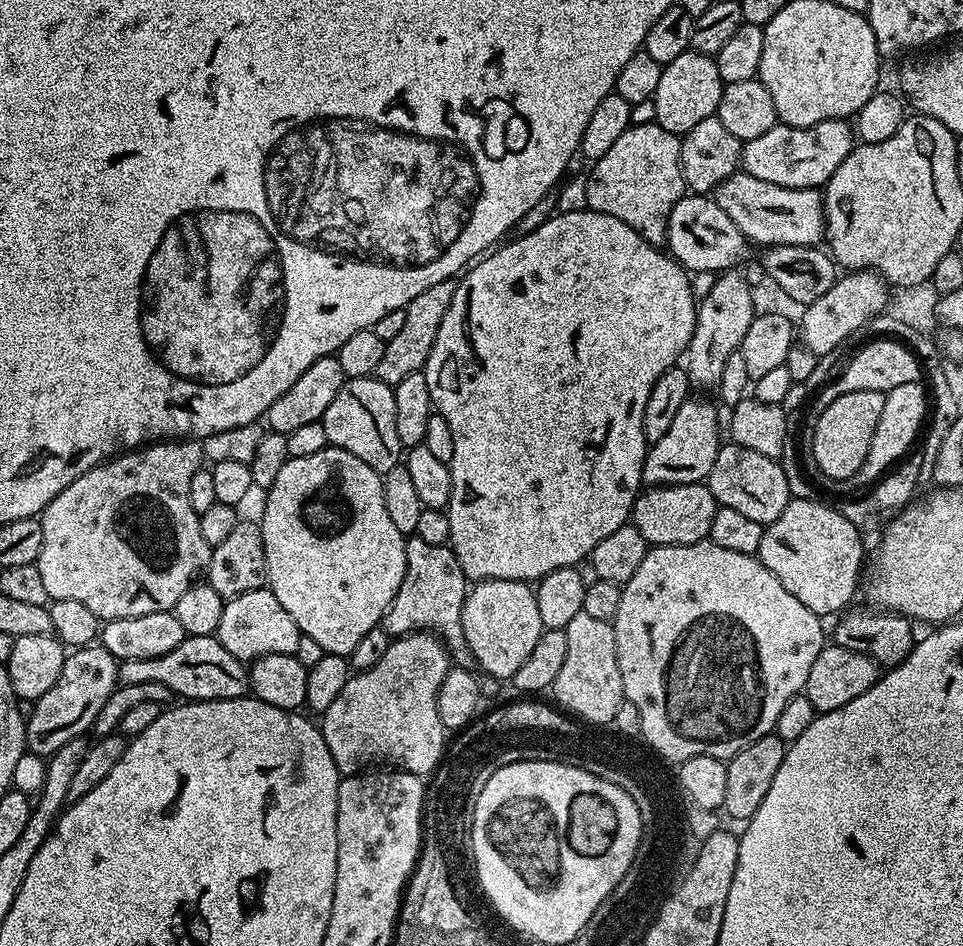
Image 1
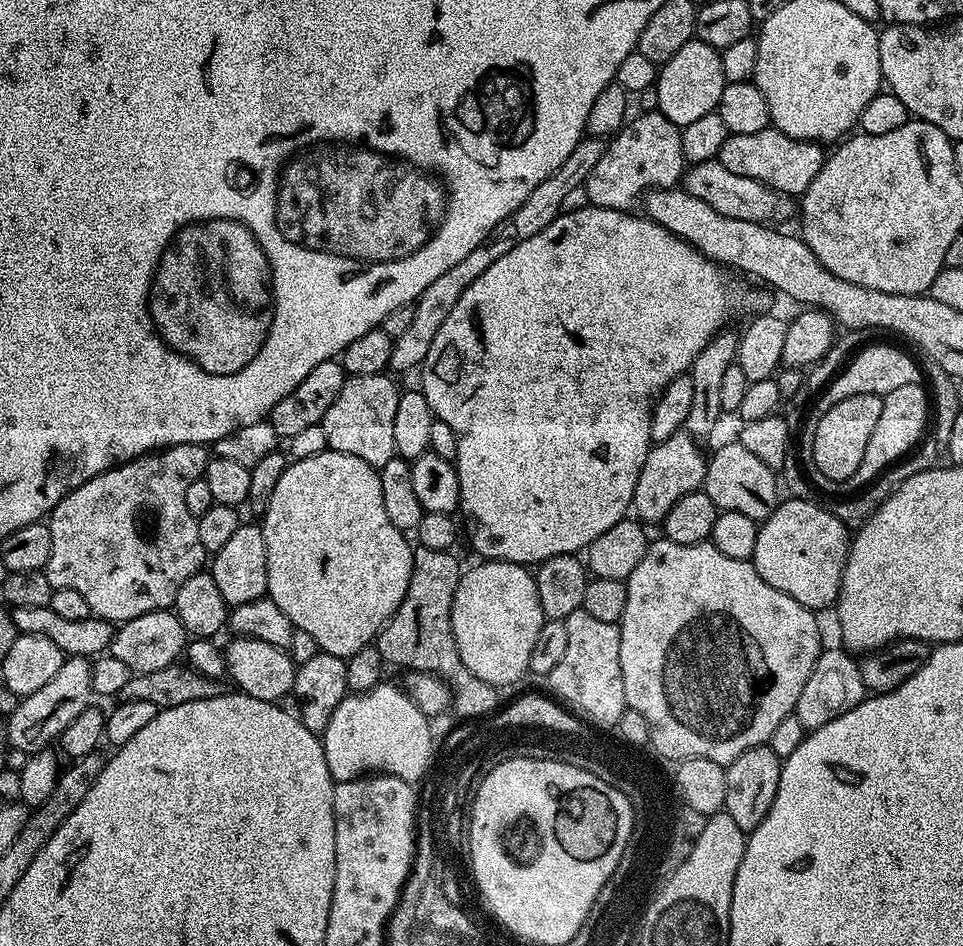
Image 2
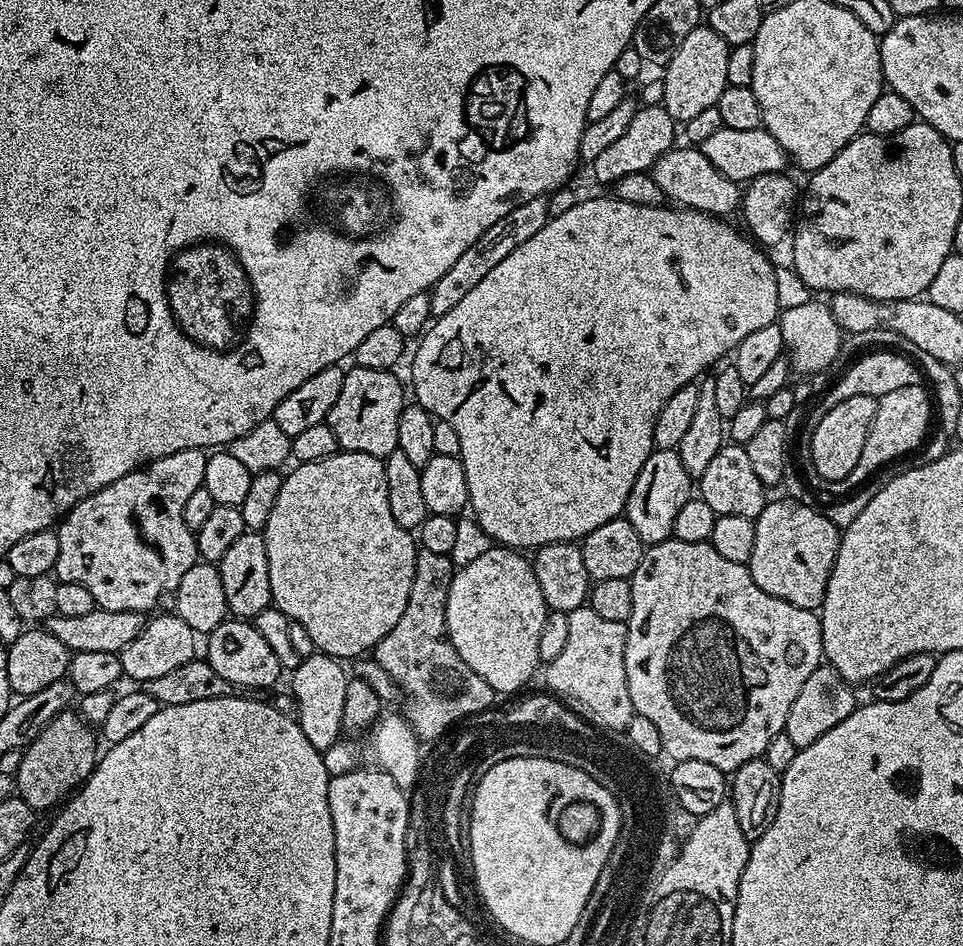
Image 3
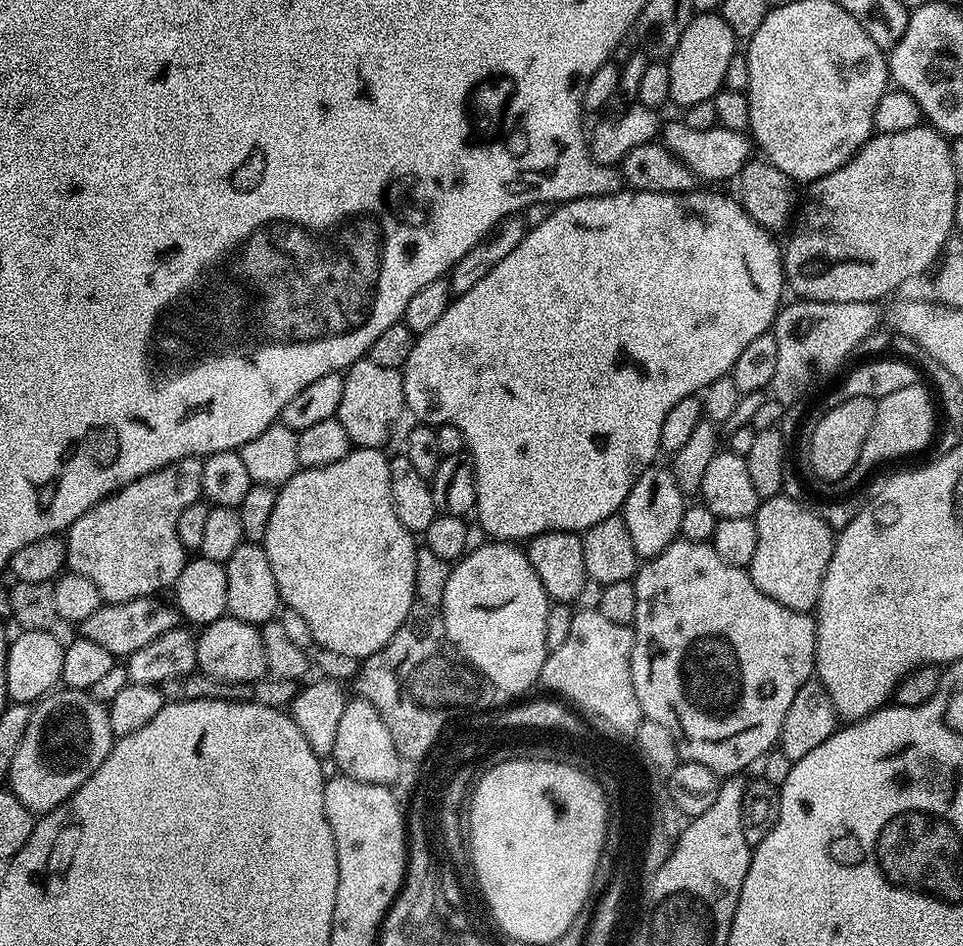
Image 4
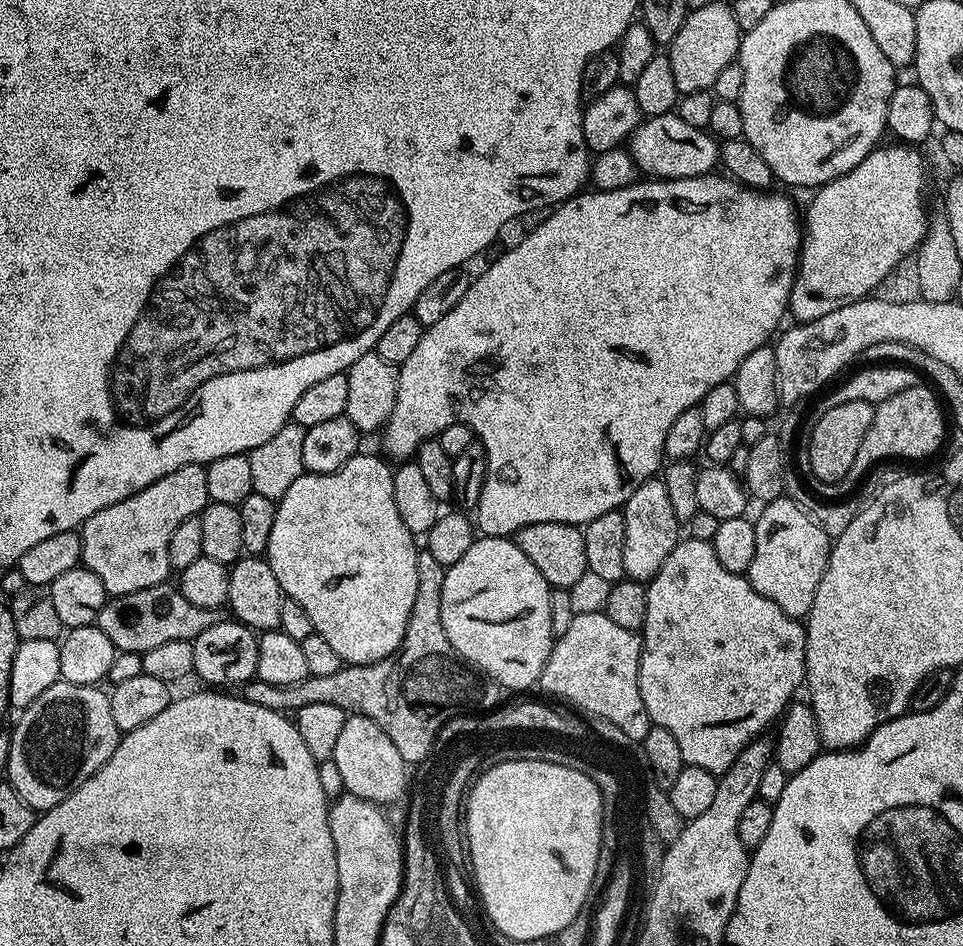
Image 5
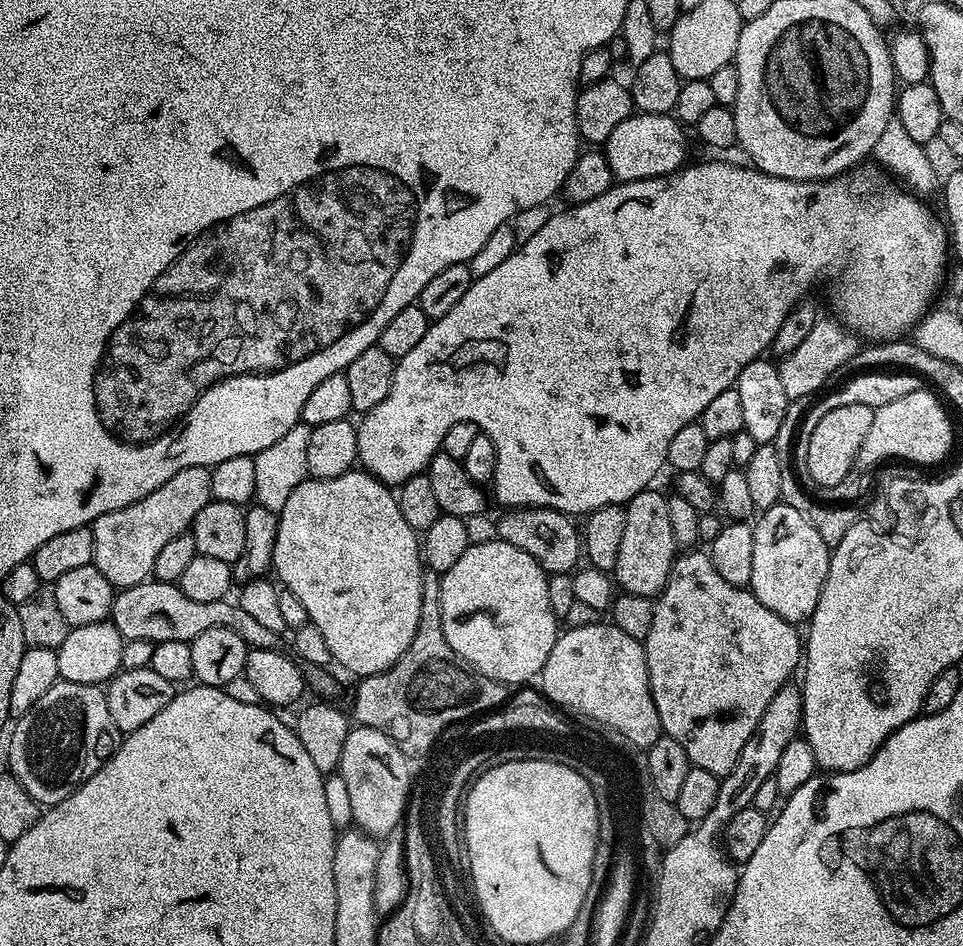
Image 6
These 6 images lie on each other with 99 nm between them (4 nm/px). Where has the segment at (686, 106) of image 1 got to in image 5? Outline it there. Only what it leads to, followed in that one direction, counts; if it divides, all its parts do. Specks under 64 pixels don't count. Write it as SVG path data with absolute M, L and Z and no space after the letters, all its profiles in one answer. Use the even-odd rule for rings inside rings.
M714 2L710 6L691 9L686 22L682 22L682 30L678 30L666 48L670 67L674 70L674 86L678 86L681 94L711 90L714 81L718 79L718 73L739 57L741 39L742 33L734 18L731 3Z

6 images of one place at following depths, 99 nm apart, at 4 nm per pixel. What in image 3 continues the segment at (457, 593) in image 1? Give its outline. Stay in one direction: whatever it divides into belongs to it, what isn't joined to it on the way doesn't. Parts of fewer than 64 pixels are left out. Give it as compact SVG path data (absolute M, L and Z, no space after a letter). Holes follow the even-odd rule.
M420 548L416 554L414 582L410 586L410 598L402 618L394 625L394 630L382 638L374 649L374 659L400 688L403 699L408 699L402 715L417 736L435 736L449 720L476 717L489 711L498 700L498 694L454 650L448 640L446 626L446 602L450 594L450 582L454 575L452 556L434 554L434 550Z

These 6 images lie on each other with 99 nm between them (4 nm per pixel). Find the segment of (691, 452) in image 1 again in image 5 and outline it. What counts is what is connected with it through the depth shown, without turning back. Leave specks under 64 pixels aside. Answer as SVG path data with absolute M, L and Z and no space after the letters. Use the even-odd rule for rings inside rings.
M663 479L647 480L625 502L622 509L626 522L626 550L622 553L626 562L625 577L630 580L647 582L658 574L662 562L674 550L674 546L682 536L682 521L674 514L674 506L670 506L670 497L666 494Z

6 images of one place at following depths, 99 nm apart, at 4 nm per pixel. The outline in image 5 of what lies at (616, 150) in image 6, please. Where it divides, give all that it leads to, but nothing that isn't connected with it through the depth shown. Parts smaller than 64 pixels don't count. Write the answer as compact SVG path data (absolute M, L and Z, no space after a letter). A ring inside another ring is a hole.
M675 111L641 119L640 125L630 137L630 151L637 169L641 173L649 172L649 177L661 180L709 175L721 163L720 149L721 145L711 132L682 122Z

